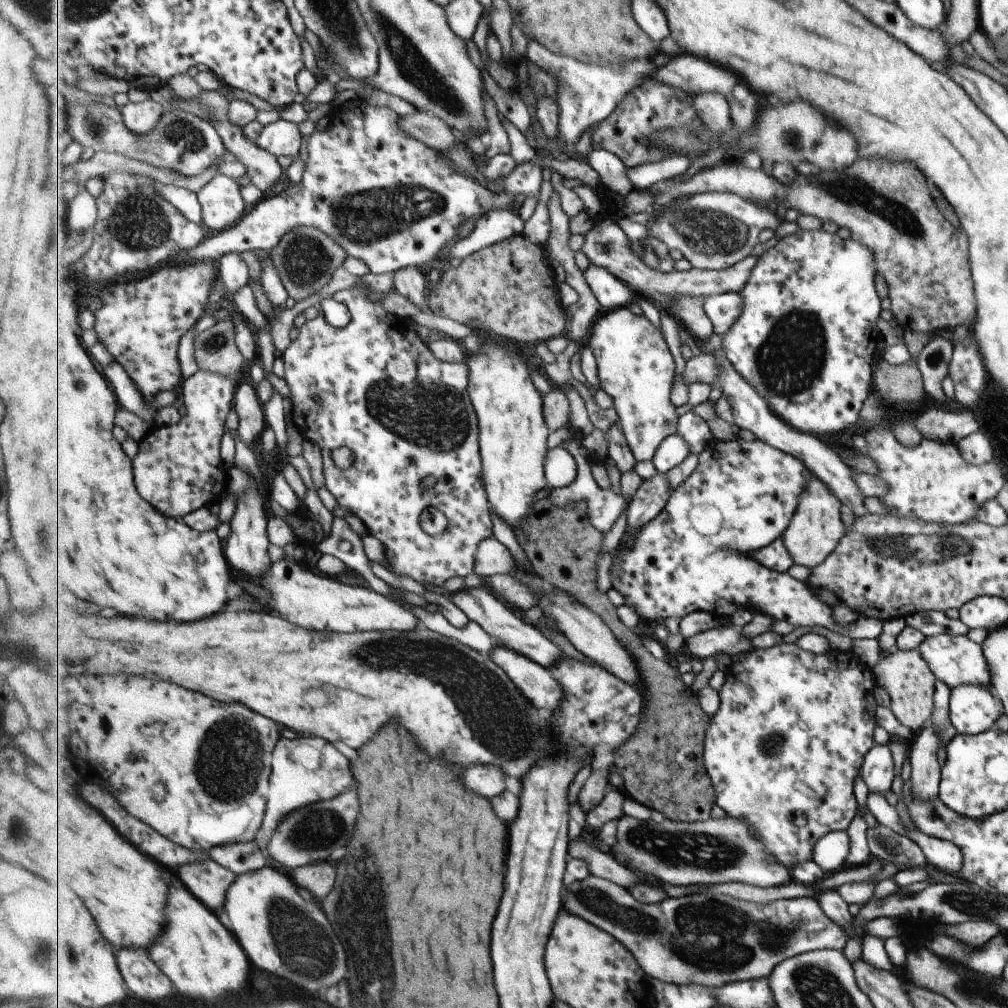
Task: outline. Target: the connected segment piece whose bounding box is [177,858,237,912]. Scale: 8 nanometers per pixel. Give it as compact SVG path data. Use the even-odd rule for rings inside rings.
M209 858L195 864L183 864L177 874L181 874L179 881L214 912L224 908L227 891L237 880L231 870Z

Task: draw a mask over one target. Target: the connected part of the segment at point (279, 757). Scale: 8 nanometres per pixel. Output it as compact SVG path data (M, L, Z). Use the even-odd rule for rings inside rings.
M303 735L297 740L281 738L273 750L267 808L265 808L263 824L259 828L259 836L254 840L263 858L269 859L267 842L281 818L285 818L286 814L291 814L297 808L335 798L355 786L355 782L350 758L345 758L331 742L311 736L305 738Z

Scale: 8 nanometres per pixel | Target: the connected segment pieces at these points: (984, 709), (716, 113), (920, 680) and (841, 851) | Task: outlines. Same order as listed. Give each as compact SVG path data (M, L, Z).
M959 684L950 689L948 719L959 735L973 736L994 728L1001 715L989 686Z
M711 91L693 93L701 119L715 132L727 132L732 126L731 112L724 94Z
M895 648L889 656L879 658L877 664L872 666L872 676L876 686L881 686L890 703L887 705L897 721L907 727L914 736L921 728L923 722L931 716L933 710L933 693L936 678L931 674L929 667L925 664L925 660L919 656L919 651L899 650Z
M827 832L815 842L813 861L823 872L835 872L845 865L849 854L849 840L846 832Z

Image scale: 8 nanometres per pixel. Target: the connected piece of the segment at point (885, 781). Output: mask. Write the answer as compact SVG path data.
M887 744L874 745L863 758L859 769L861 780L869 788L869 793L885 793L890 790L893 780L893 760Z

